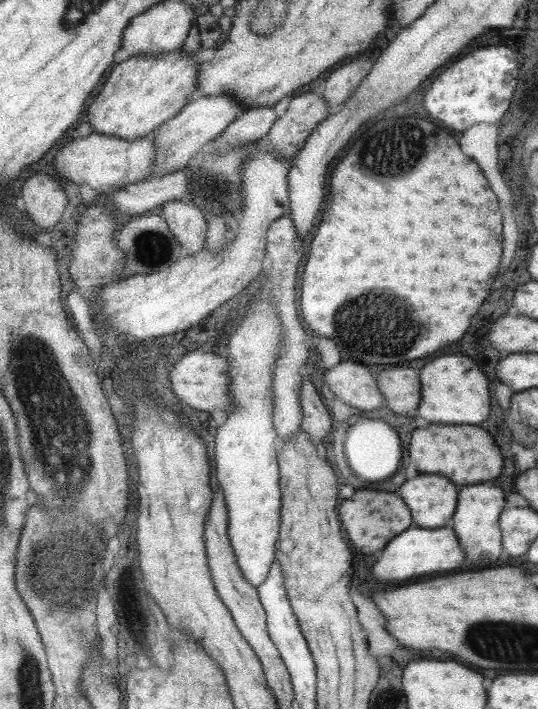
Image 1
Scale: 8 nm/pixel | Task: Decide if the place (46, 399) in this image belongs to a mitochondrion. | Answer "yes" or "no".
yes

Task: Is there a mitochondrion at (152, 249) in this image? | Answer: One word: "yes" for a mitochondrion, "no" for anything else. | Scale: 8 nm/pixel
yes

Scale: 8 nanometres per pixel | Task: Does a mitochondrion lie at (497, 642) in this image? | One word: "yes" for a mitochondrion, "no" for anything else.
yes

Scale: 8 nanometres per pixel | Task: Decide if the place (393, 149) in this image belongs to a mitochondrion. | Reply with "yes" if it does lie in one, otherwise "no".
yes

